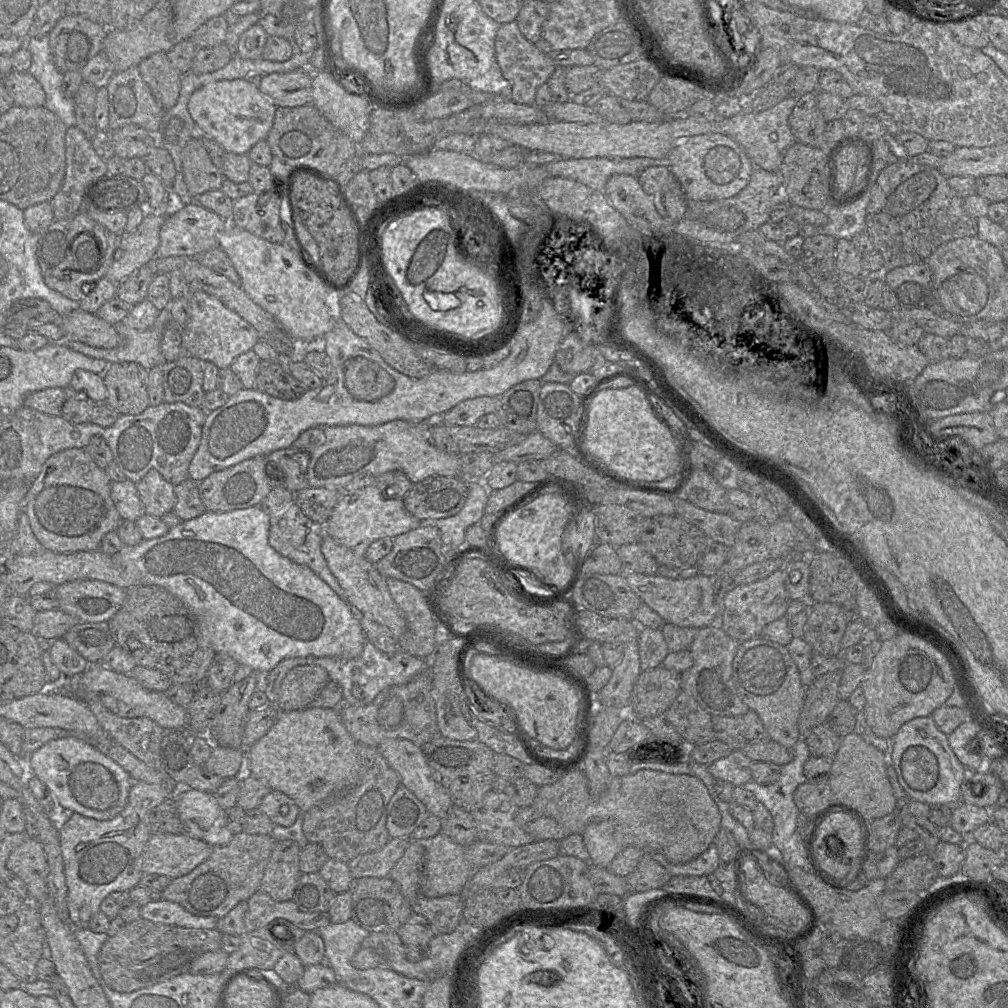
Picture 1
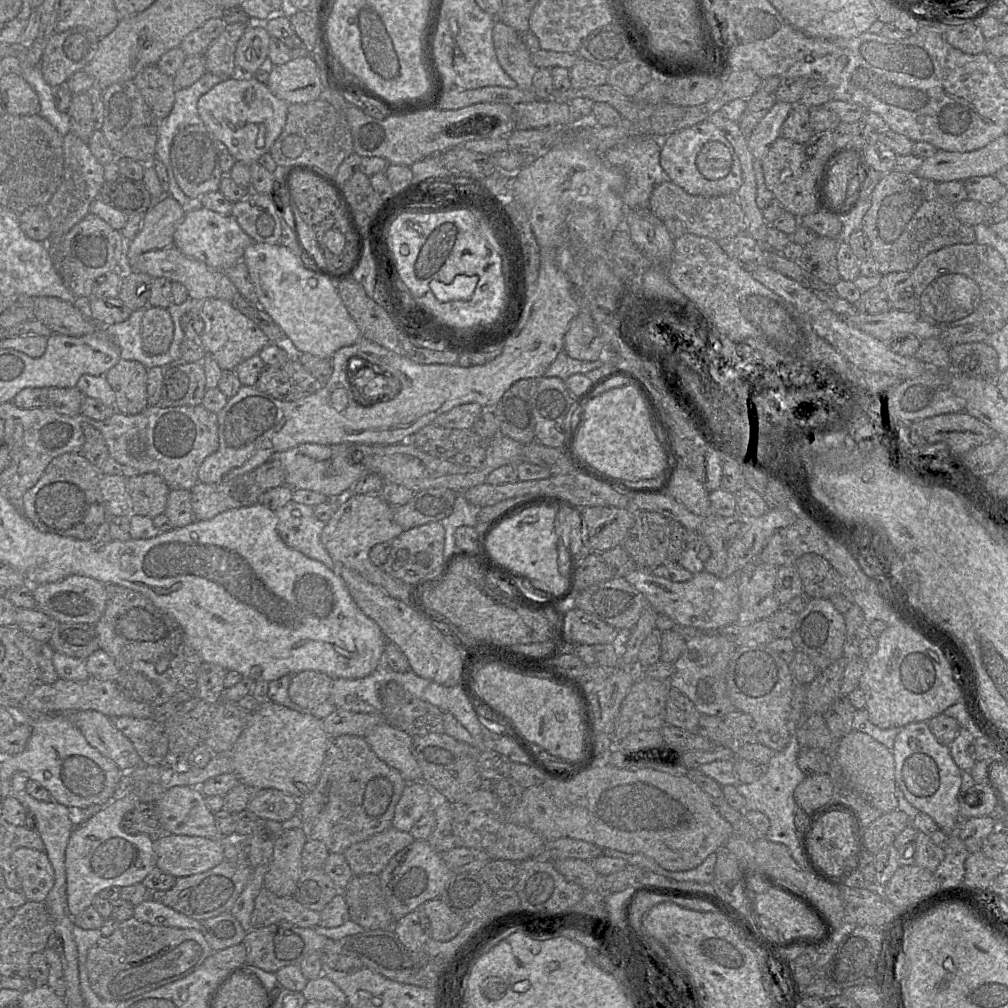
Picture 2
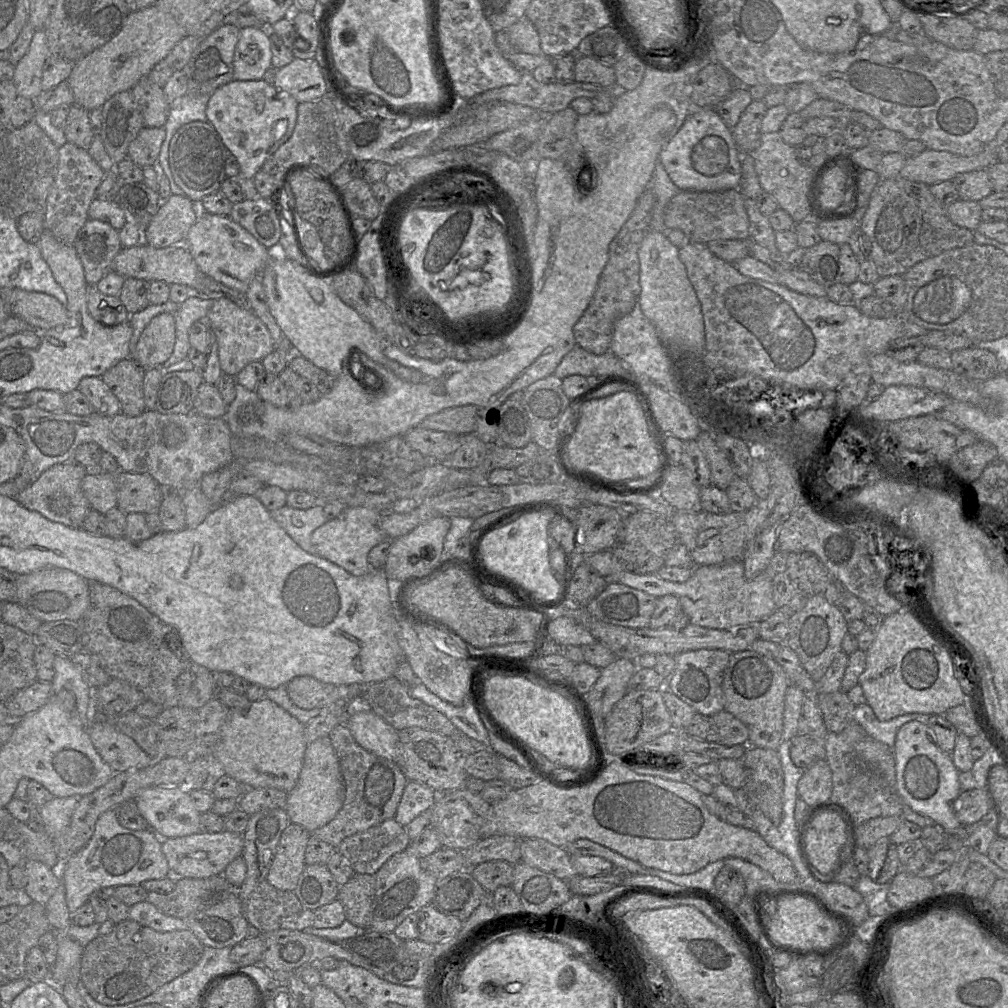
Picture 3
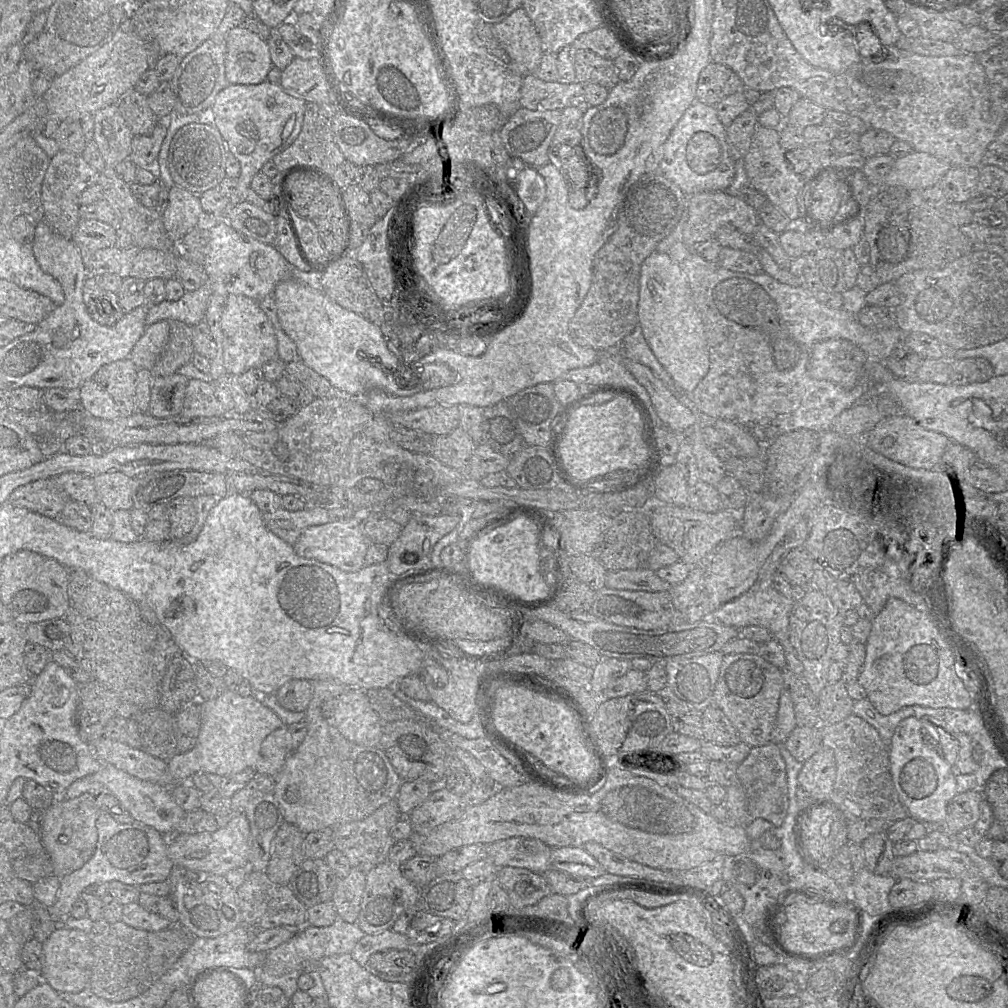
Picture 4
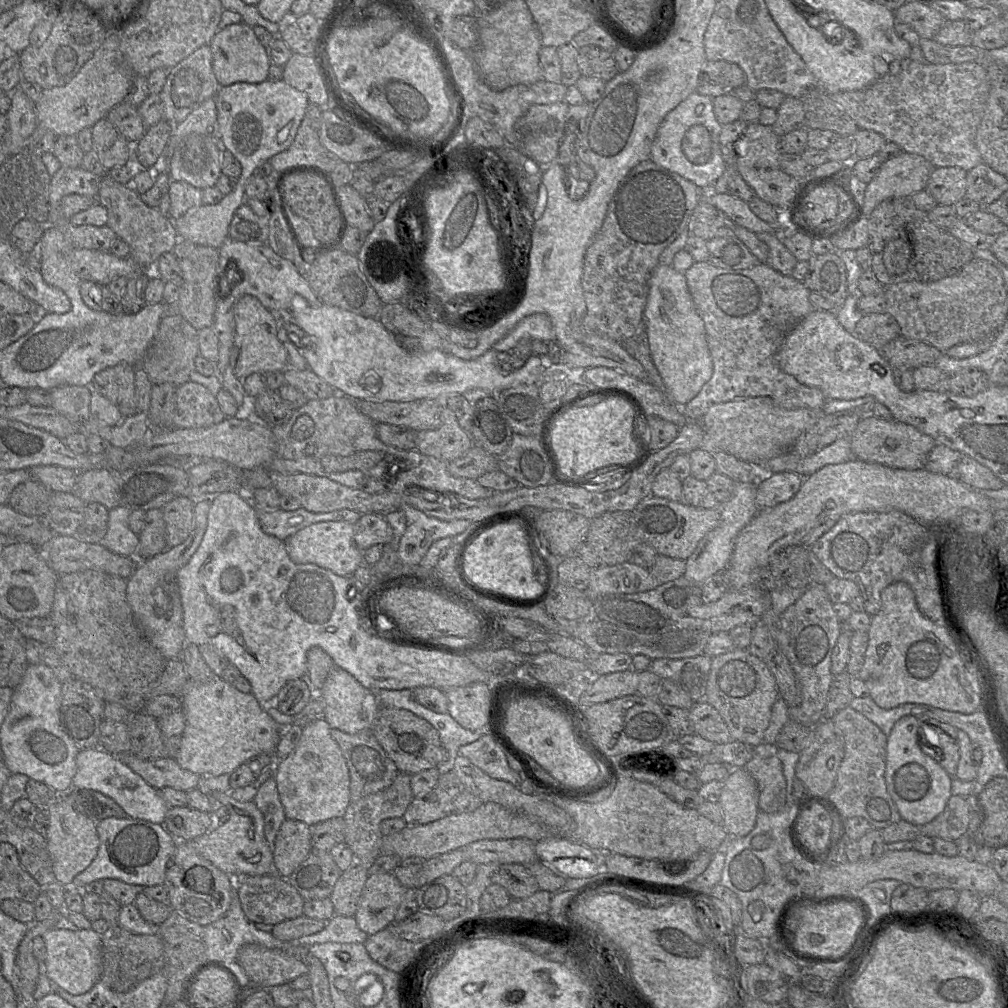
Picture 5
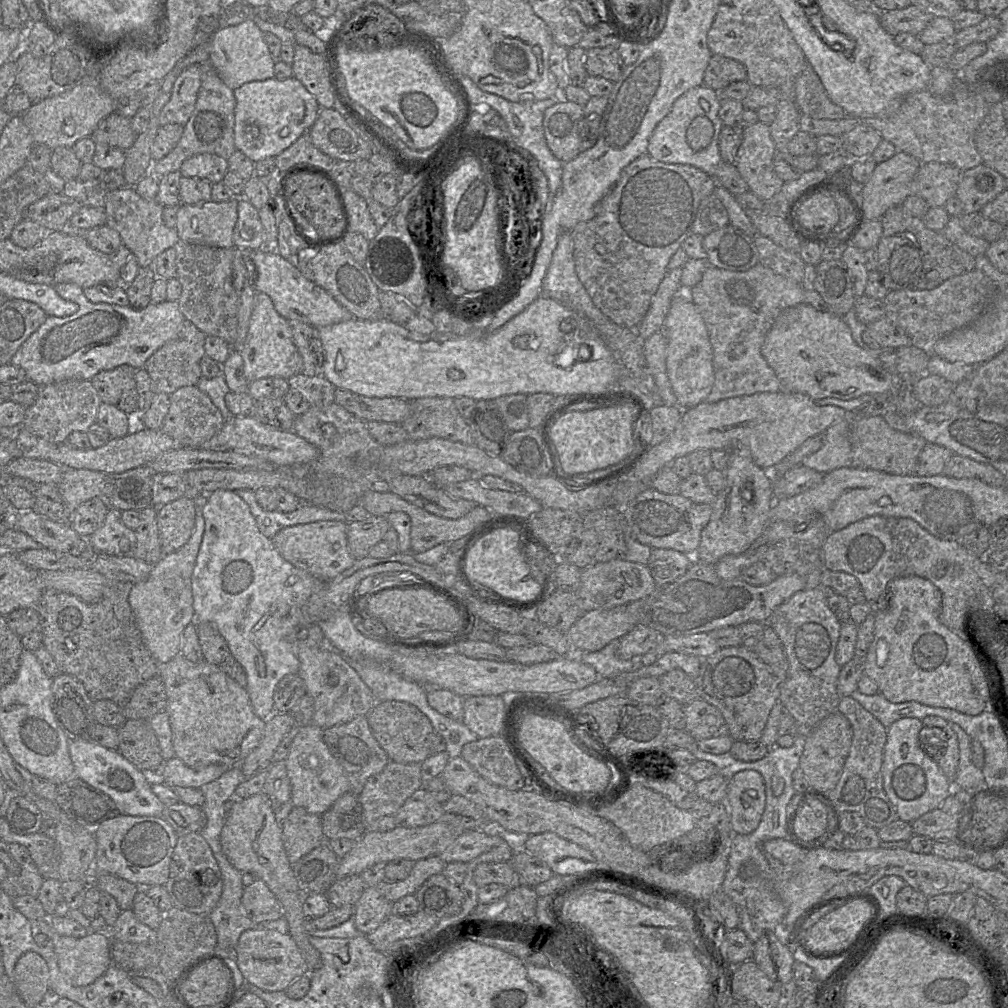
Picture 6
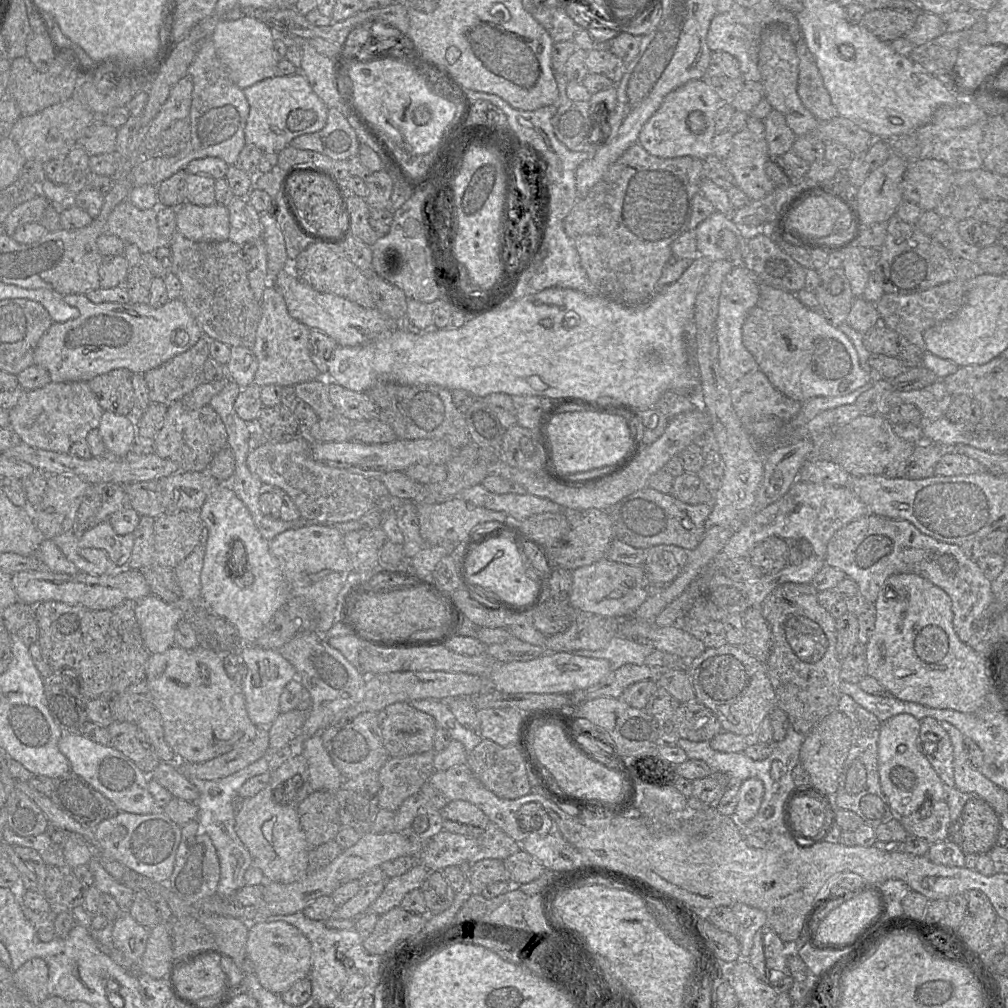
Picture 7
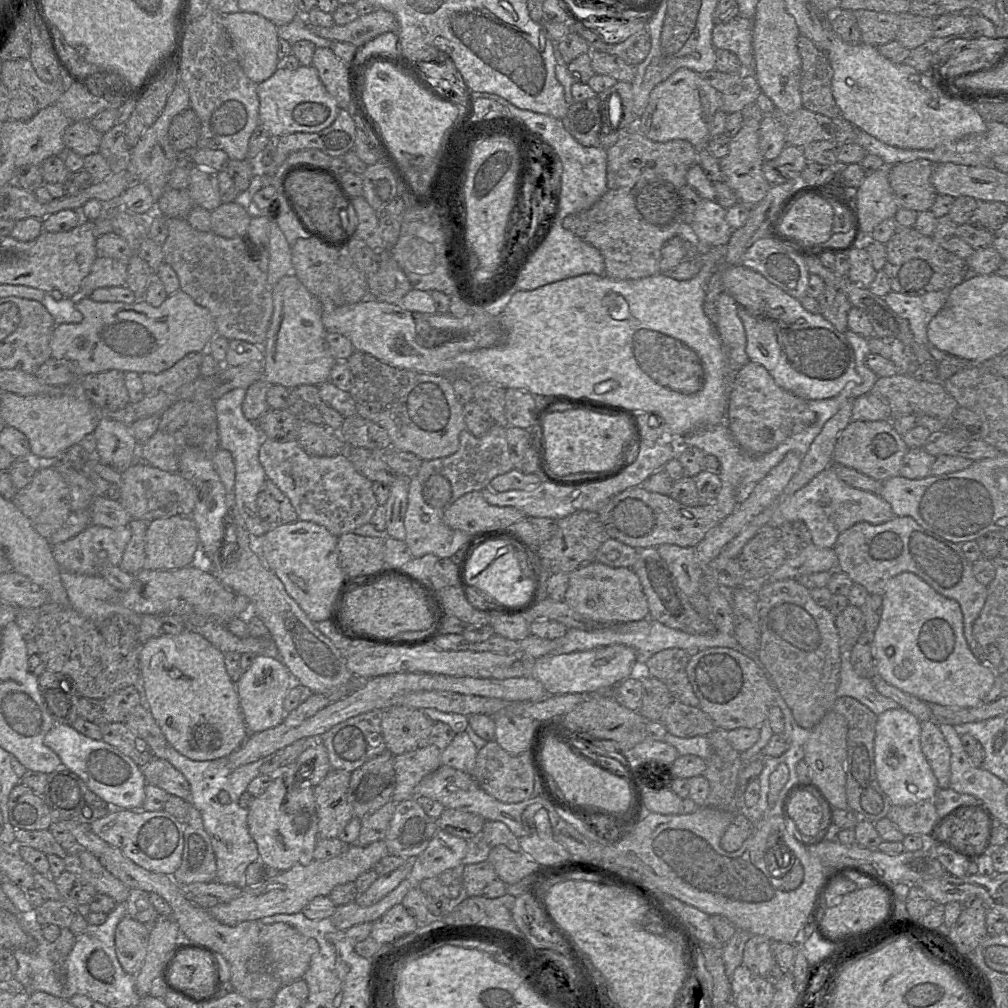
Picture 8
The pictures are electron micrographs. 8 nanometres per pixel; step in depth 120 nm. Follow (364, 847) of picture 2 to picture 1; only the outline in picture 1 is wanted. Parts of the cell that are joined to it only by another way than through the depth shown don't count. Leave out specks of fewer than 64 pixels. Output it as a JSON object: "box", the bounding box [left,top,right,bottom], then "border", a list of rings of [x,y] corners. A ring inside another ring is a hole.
{"box":[347,837,411,877],"border":[[[390,837],[390,840],[381,850],[353,858],[347,863],[352,877],[389,877],[392,868],[403,856],[410,843],[411,839],[409,837]]]}

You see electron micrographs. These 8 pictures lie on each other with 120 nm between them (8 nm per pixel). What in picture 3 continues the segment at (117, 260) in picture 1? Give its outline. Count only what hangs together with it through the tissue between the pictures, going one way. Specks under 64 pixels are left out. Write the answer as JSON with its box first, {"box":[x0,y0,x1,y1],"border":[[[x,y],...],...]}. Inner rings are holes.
{"box":[143,194,196,248],"border":[[[172,194],[148,219],[143,243],[156,248],[185,244],[186,236],[196,221],[193,202],[185,195]]]}

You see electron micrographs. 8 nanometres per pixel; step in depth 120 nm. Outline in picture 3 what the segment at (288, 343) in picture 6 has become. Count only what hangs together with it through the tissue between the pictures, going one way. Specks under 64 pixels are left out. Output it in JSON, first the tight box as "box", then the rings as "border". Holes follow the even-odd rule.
{"box":[206,298,275,378],"border":[[[227,298],[214,301],[206,317],[206,323],[217,340],[222,372],[234,378],[246,365],[262,361],[275,350],[274,342],[264,323],[251,310],[244,310]]]}

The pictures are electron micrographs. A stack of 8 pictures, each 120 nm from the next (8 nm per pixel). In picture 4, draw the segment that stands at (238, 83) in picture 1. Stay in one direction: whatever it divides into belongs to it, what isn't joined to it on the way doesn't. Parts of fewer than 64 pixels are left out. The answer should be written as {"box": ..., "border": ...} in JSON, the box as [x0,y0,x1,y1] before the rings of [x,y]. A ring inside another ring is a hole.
{"box":[211,81,306,203],"border":[[[264,81],[260,84],[229,84],[221,90],[211,106],[214,125],[238,160],[241,168],[232,203],[246,201],[253,177],[262,166],[289,147],[301,131],[306,101],[283,89],[280,84]]]}

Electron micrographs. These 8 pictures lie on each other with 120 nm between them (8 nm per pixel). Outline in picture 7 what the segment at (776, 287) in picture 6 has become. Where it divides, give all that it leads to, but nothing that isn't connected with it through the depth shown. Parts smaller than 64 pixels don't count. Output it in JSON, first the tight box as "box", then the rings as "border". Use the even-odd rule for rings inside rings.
{"box":[715,265,761,387],"border":[[[734,265],[721,284],[718,316],[715,330],[718,344],[718,365],[721,376],[732,387],[745,374],[758,369],[752,354],[742,341],[742,327],[750,310],[756,305],[761,281],[757,275],[744,265]]]}

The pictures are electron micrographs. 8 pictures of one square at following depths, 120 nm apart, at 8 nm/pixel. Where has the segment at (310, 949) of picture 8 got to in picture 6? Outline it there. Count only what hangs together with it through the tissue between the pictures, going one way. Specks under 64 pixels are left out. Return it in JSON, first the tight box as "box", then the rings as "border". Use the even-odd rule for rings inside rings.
{"box":[234,928,309,991],"border":[[[265,928],[244,931],[234,949],[235,962],[247,984],[264,991],[286,991],[298,978],[309,974],[309,968],[293,938],[287,933]]]}

